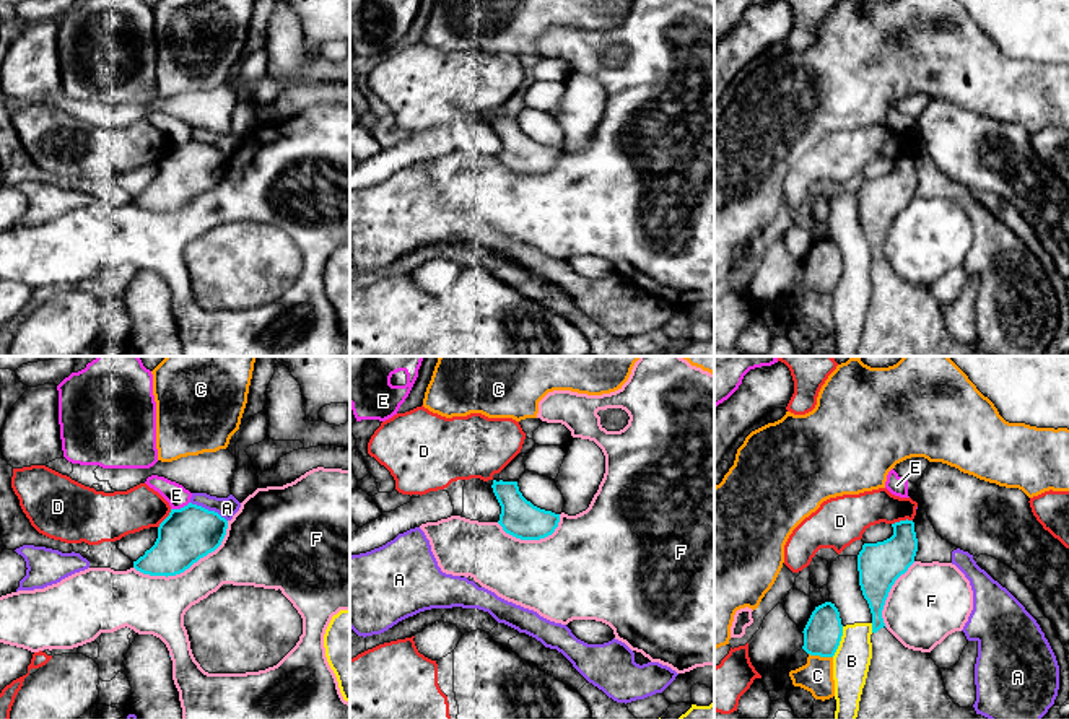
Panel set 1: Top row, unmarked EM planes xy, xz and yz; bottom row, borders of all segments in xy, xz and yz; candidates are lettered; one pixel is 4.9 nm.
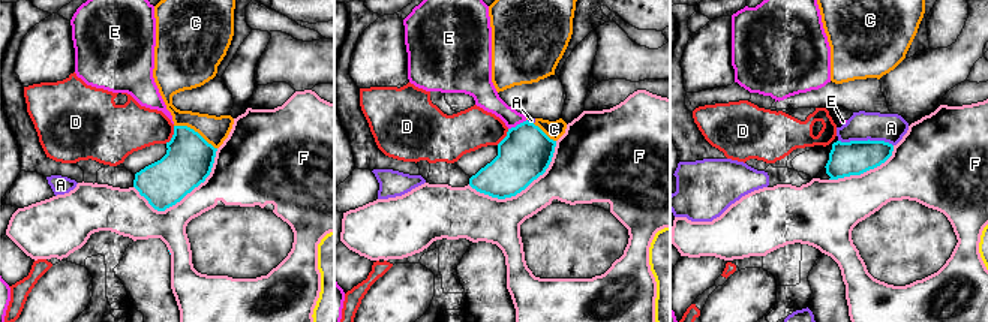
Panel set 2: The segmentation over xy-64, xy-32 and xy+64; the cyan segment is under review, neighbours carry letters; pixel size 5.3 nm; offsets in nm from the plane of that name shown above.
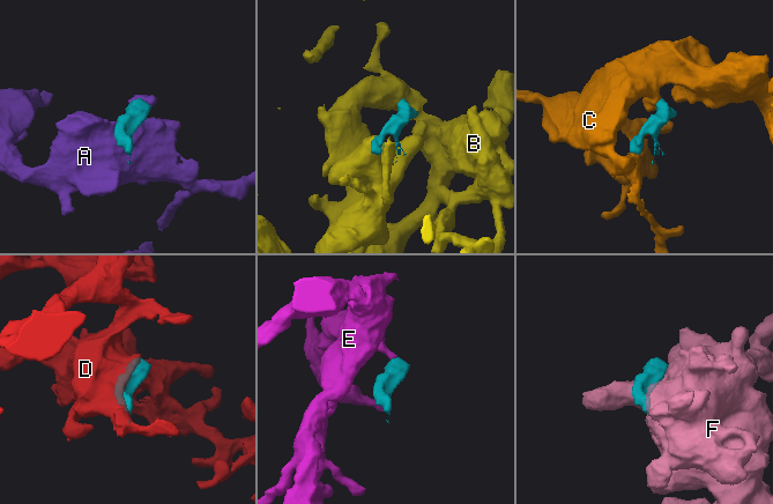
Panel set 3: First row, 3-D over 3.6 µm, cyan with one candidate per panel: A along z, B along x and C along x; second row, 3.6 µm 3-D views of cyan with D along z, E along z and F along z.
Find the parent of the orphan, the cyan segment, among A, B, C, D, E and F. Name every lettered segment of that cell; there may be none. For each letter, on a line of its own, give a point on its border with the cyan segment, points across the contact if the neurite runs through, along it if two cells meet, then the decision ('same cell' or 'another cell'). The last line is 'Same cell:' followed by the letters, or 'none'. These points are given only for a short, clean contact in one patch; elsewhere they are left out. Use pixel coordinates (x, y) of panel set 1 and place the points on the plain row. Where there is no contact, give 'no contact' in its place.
A: meets cyan in xy at (207, 145); border along xy (191, 137), (217, 147), (226, 156); another cell
B: meets cyan in yz at (840, 275); another cell
C: meets cyan in yz at (820, 291); another cell
D: meets cyan in yz at (902, 156); another cell
E: meets cyan in xy at (181, 143); border along xy (189, 137), (171, 145); another cell
F: meets cyan in xy at (187, 204); another cell
Same cell: none

